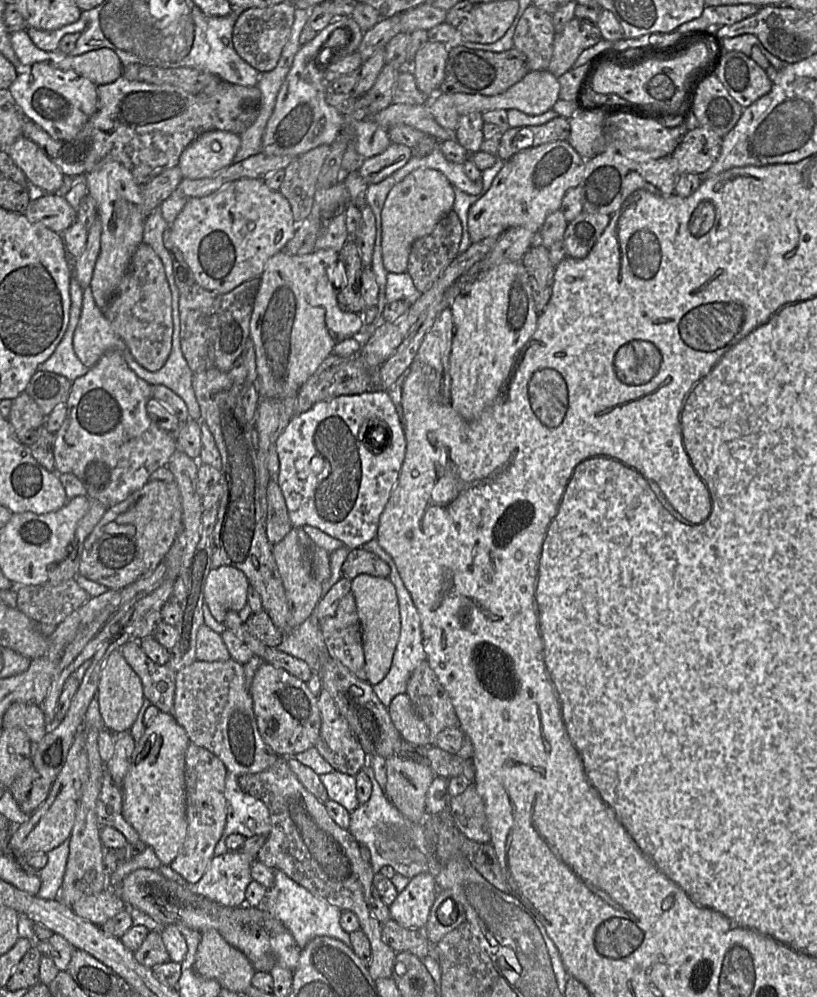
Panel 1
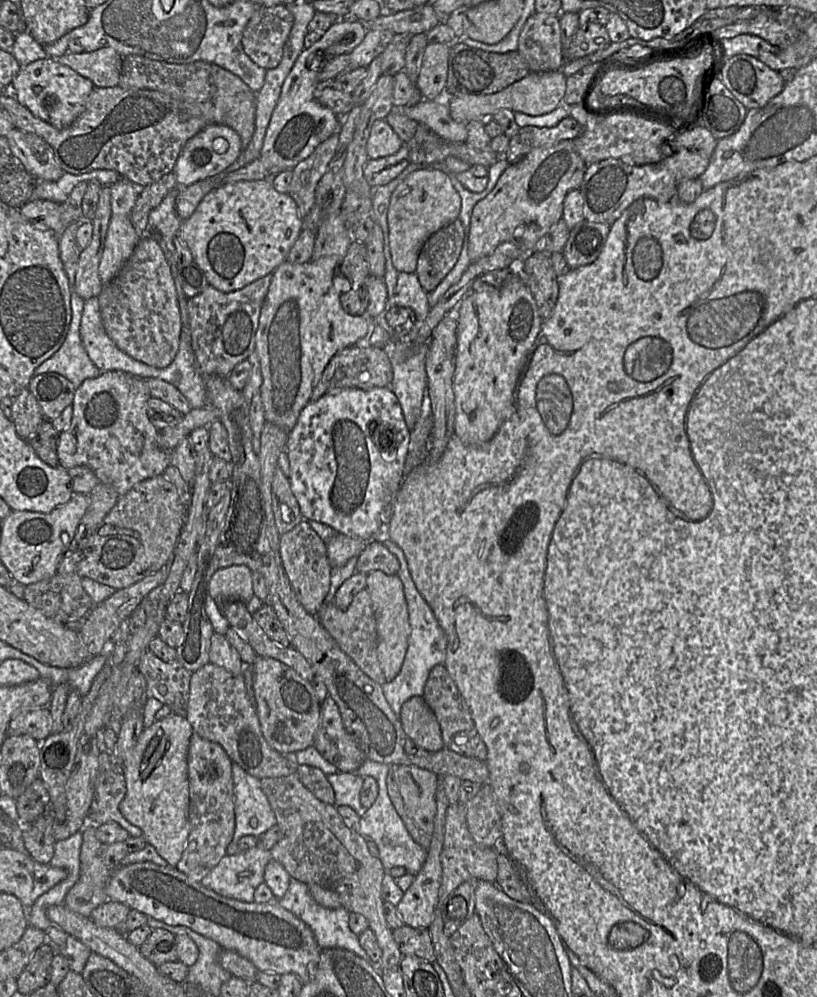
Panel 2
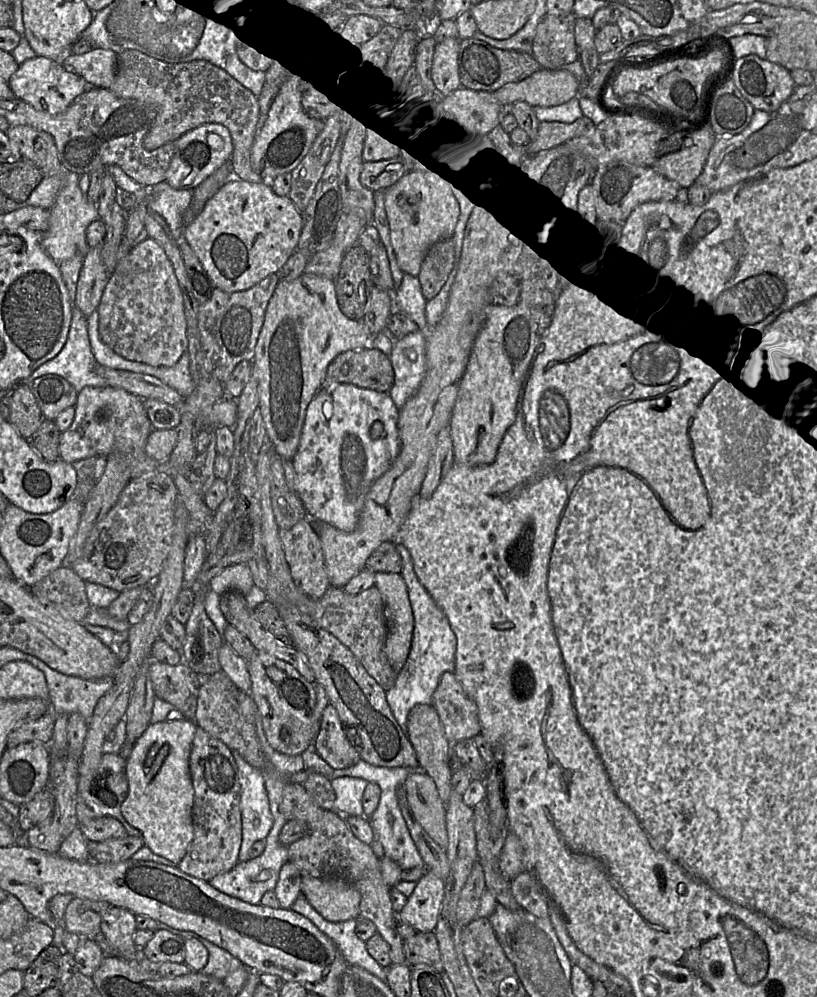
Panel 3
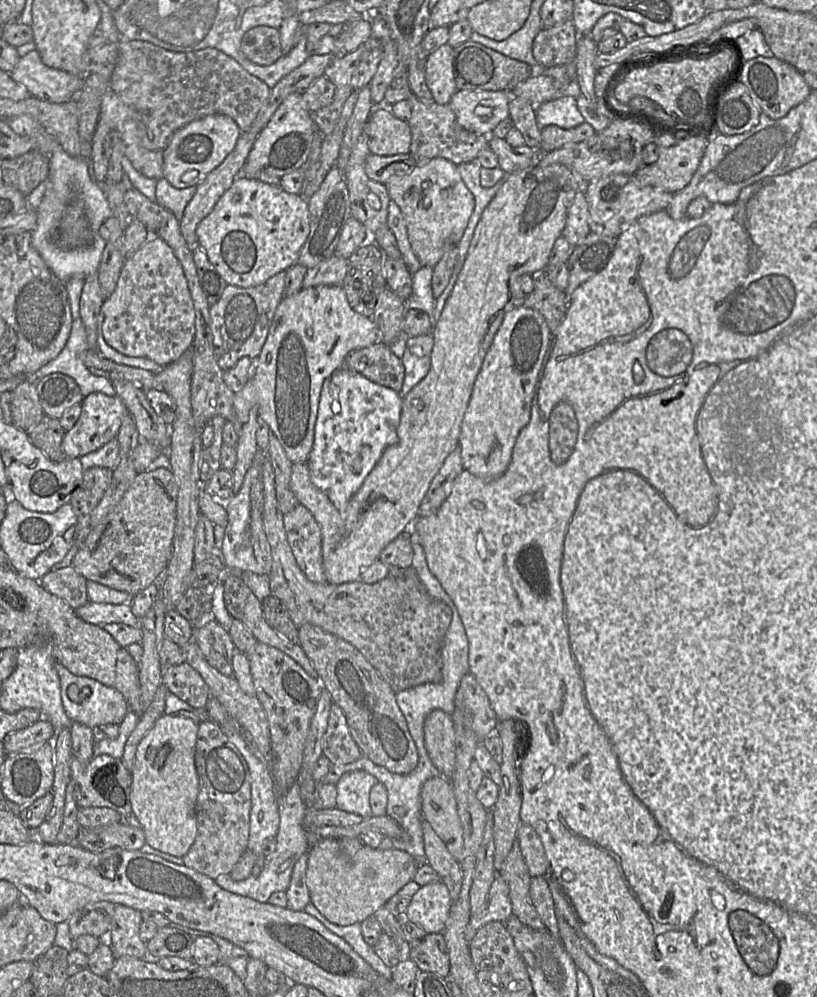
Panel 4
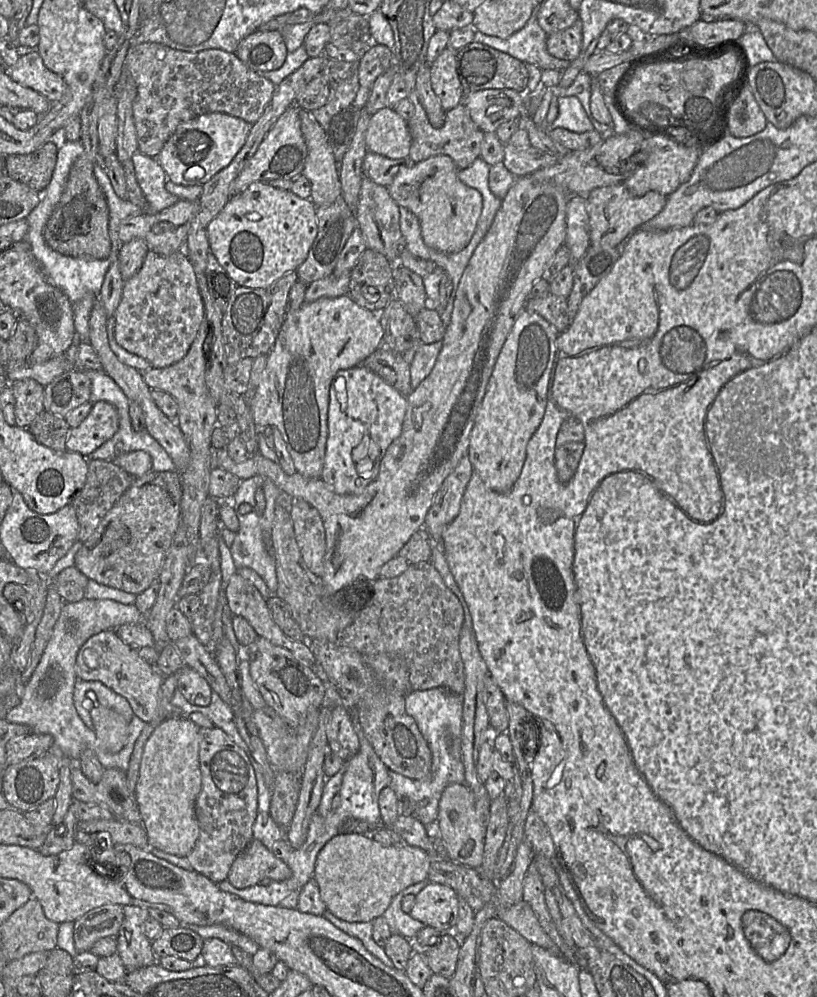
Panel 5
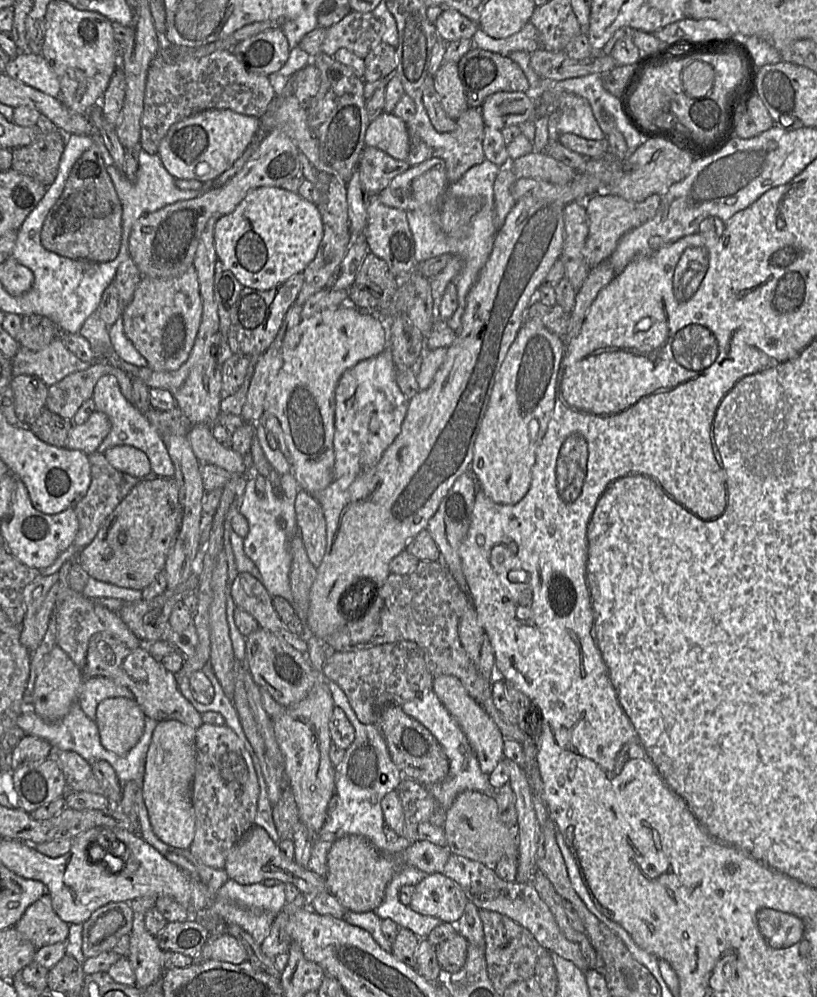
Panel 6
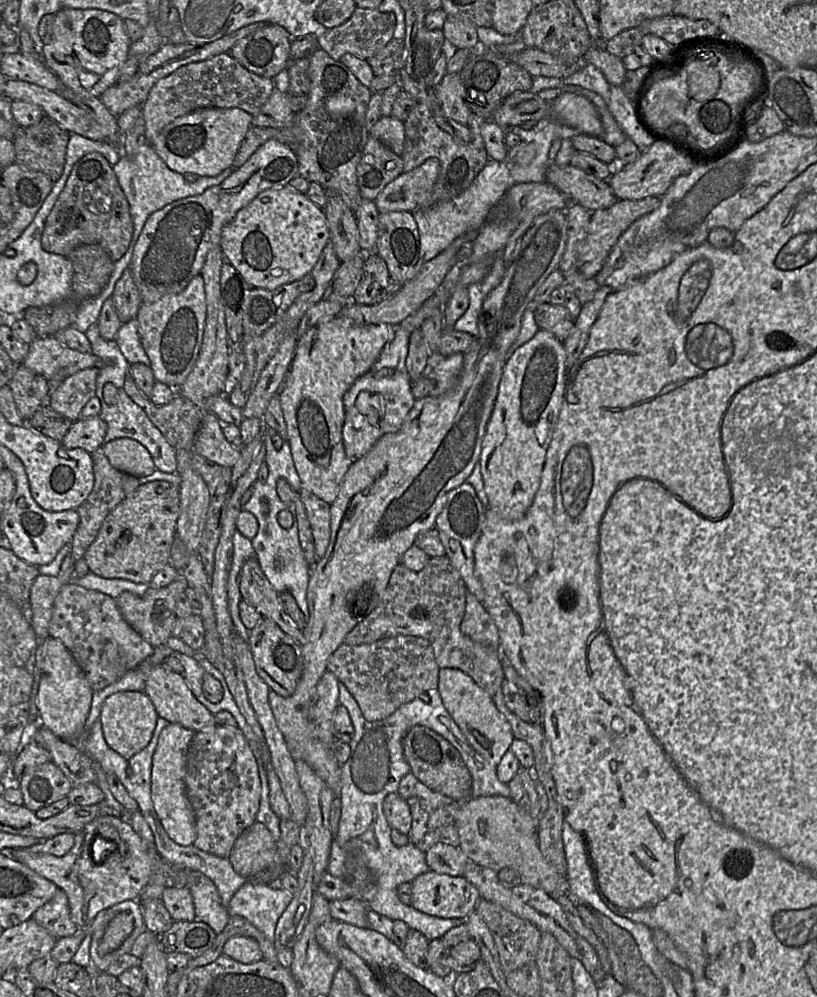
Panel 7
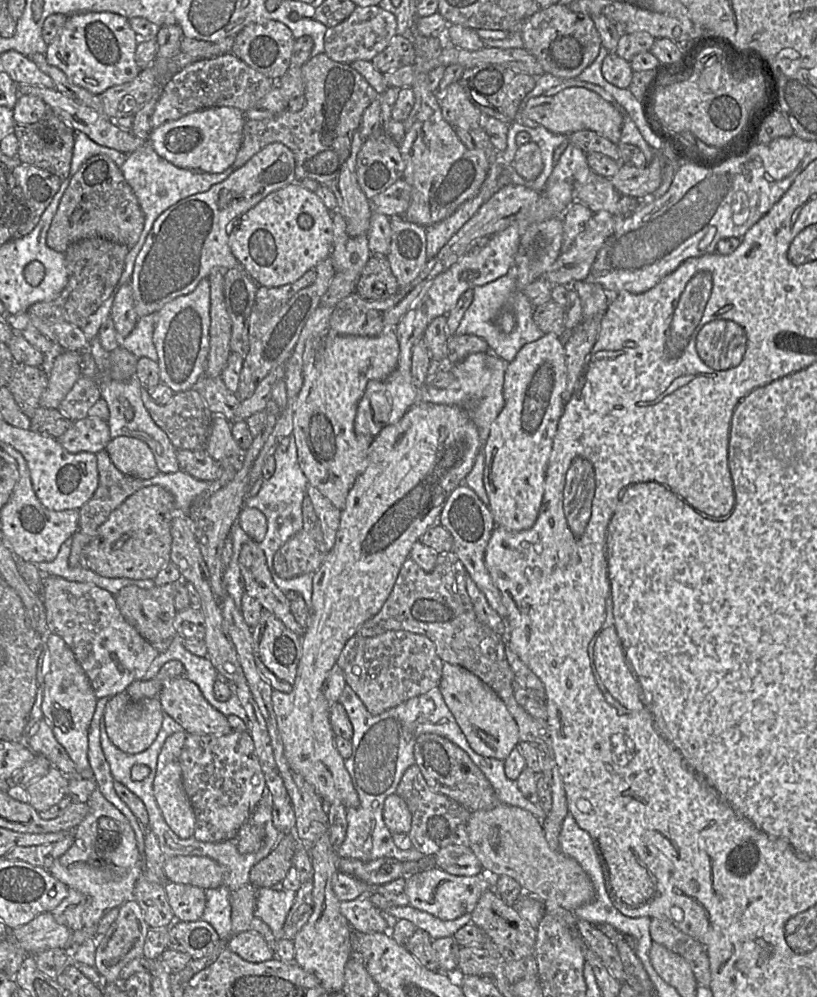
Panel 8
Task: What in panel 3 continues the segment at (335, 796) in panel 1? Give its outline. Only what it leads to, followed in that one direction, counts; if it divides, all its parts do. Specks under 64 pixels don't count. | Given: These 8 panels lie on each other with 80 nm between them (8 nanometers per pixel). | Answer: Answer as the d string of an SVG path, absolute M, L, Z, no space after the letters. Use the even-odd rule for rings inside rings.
M340 776L331 780L336 793L334 810L343 815L364 815L363 793L368 780L357 776Z

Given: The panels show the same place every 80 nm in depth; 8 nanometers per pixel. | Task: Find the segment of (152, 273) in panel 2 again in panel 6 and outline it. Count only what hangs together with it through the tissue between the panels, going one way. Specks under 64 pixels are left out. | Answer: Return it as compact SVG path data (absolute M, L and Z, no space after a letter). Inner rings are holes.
M191 266L178 277L142 277L132 301L123 308L121 319L126 336L147 360L148 367L170 372L179 369L189 358L202 313L198 273Z

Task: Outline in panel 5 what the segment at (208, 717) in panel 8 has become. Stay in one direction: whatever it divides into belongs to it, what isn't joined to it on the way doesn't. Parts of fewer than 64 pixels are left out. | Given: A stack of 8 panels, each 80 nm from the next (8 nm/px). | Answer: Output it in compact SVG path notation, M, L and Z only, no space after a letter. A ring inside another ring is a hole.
M103 630L91 636L79 649L75 661L77 679L100 681L105 686L125 697L132 711L142 721L163 721L170 716L182 716L174 710L162 711L159 701L160 687L165 679L155 665L146 662L138 654L138 649L124 643L114 630Z

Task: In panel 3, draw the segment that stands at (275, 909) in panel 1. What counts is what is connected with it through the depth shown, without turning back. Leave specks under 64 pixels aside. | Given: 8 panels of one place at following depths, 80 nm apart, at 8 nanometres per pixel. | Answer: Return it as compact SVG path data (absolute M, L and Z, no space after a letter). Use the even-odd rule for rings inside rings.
M301 893L290 908L308 918L321 932L337 946L349 965L357 965L385 981L387 968L381 966L367 951L366 944L357 936L355 919L344 922L326 920Z

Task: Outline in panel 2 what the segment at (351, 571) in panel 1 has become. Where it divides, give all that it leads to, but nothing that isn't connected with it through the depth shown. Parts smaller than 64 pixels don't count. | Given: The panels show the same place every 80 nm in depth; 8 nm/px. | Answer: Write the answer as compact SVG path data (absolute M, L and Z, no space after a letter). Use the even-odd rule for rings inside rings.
M379 539L371 540L364 550L356 557L356 572L368 574L382 571L386 575L397 575L399 562L390 553L386 543Z

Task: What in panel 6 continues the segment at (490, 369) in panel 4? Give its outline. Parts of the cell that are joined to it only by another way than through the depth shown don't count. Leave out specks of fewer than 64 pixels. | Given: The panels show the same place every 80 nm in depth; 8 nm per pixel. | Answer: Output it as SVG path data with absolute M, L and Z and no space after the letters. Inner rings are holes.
M526 318L496 376L489 404L474 445L471 470L483 492L495 503L514 505L527 494L532 480L536 451L552 417L556 387L564 356L565 341L548 330L539 319Z

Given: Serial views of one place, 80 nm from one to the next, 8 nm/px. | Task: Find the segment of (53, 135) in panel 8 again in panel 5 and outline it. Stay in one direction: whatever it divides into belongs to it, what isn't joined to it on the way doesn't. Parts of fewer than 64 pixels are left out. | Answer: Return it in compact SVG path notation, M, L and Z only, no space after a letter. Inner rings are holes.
M49 140L31 153L5 157L3 173L34 190L43 191L51 181L57 155L56 142Z

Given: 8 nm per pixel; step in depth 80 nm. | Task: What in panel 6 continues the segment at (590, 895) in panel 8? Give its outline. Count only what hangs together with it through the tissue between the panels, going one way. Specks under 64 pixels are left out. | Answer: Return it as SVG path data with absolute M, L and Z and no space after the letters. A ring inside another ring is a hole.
M467 790L460 793L451 806L444 811L442 827L446 837L446 847L452 855L480 862L494 867L503 856L518 856L518 826L509 827L499 816L494 793Z

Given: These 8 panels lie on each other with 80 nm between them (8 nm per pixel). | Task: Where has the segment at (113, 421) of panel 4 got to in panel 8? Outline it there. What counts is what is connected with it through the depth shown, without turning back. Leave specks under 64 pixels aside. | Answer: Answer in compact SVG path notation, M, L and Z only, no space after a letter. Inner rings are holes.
M85 417L74 421L59 438L61 446L70 453L98 453L111 440L107 421L98 417Z

